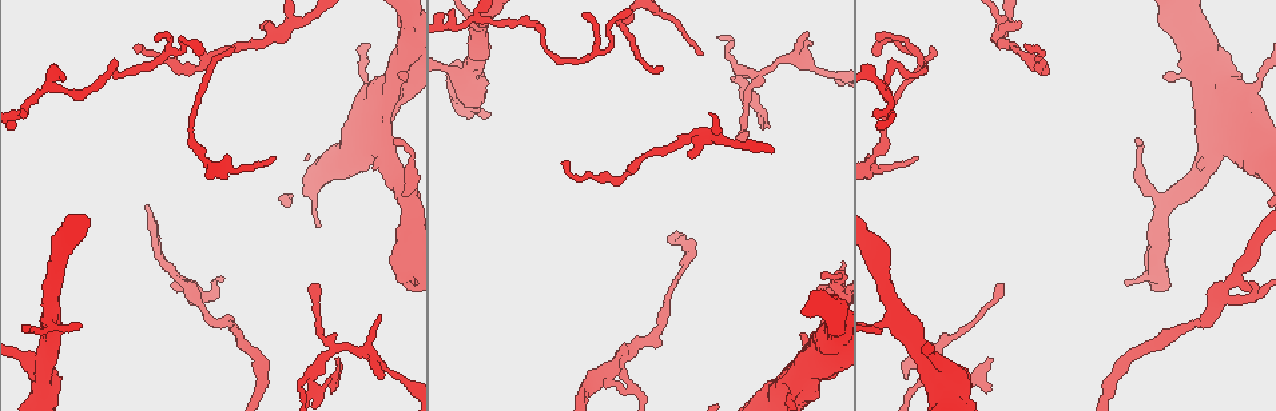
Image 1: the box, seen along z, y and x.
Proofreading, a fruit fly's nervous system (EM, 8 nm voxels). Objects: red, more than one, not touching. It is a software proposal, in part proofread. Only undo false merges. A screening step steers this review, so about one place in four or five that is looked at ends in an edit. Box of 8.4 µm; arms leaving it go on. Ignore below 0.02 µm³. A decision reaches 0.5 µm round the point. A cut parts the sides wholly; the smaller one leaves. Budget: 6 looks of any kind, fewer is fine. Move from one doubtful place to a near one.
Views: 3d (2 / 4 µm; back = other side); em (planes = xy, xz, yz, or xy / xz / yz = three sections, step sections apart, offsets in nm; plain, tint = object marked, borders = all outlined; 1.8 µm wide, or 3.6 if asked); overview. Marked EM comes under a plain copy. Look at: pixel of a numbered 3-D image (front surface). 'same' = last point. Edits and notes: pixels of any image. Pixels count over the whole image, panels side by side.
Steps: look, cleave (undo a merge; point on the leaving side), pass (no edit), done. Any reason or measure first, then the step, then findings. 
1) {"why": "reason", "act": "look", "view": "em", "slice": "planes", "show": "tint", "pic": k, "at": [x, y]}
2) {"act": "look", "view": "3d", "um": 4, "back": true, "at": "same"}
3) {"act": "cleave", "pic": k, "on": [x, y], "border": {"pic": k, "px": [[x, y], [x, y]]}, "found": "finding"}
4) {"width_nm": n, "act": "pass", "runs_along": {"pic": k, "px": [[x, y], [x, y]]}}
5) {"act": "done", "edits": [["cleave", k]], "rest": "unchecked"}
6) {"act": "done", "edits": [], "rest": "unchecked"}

{"why": "sudden change in width", "act": "look", "view": "3d", "um": 4, "pic": 1, "at": [35, 391]}

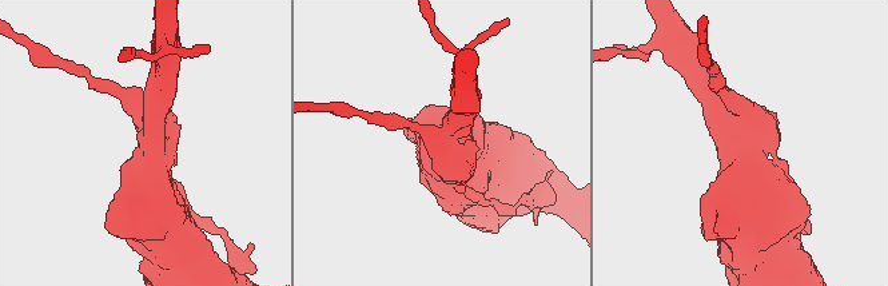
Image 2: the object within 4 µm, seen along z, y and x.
{"why": "now the EM", "act": "look", "view": "em", "um": 3.6, "slice": "xz", "step": 8, "show": "tint", "pic": 2, "at": [145, 147]}

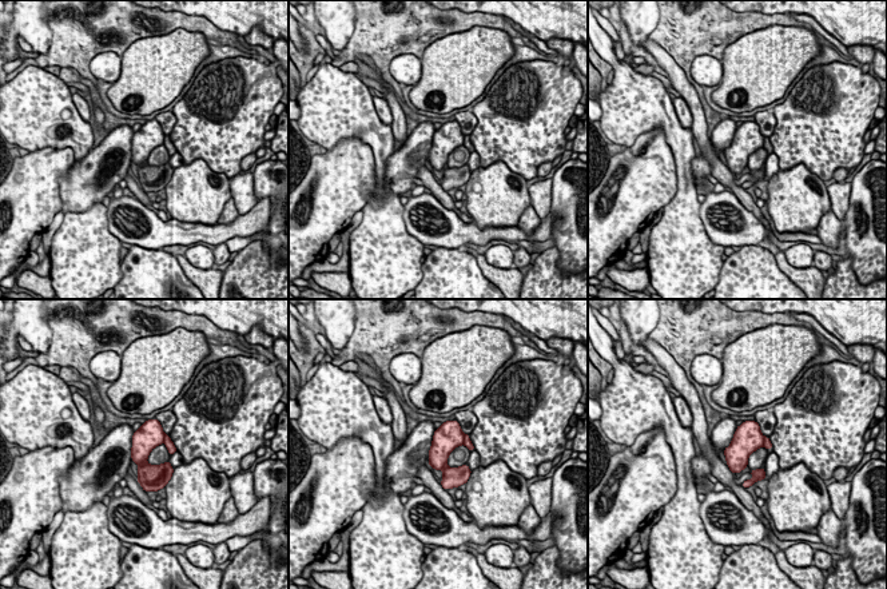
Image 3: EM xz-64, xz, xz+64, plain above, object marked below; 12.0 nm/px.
{"why": "cut it another way", "act": "look", "view": "em", "um": 3.6, "slice": "planes", "show": "tint", "at": "same"}

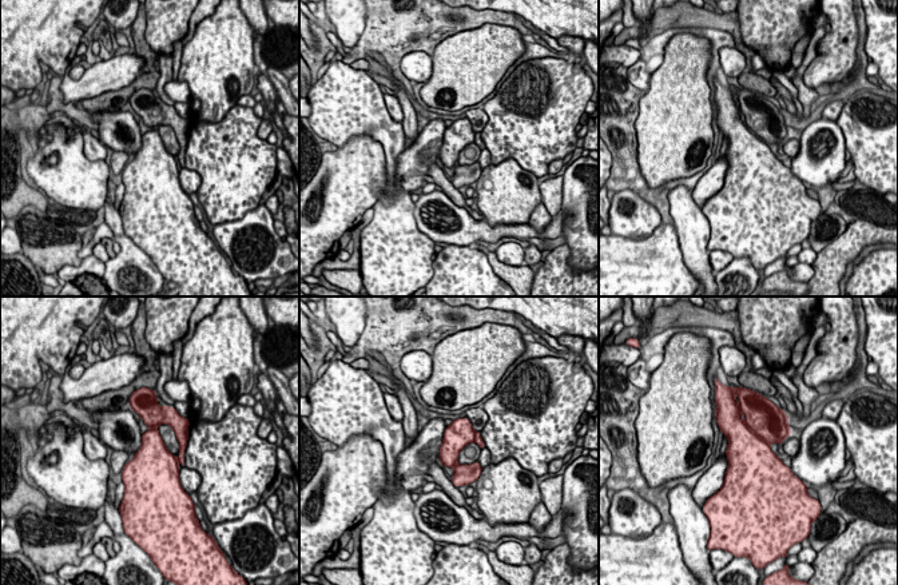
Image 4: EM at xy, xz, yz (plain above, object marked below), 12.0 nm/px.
{"act": "cleave", "pic": 4, "on": [769, 422], "found": "a second neuron is stuck on"}

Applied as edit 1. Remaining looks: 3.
{"why": "redraw", "act": "look", "view": "overview"}

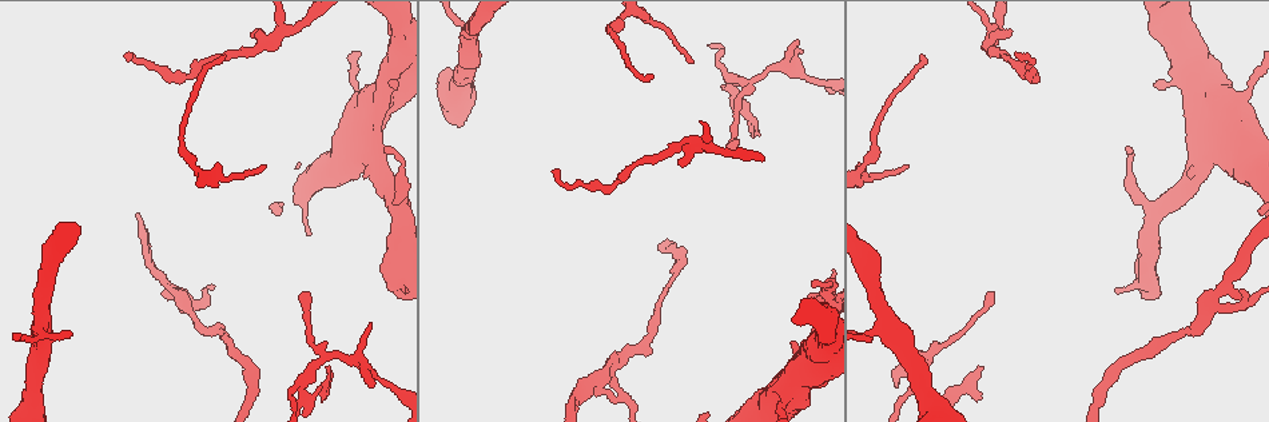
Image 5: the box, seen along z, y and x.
{"why": "three-way junction", "act": "look", "view": "em", "slice": "planes", "show": "tint", "pic": 5, "at": [1209, 306]}

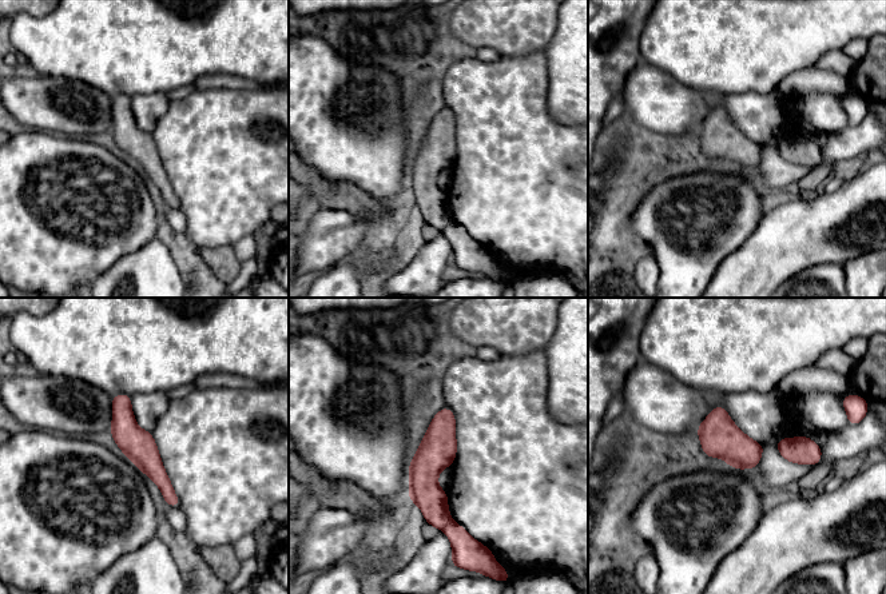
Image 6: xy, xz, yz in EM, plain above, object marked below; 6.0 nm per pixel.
{"act": "cleave", "pic": 6, "on": [425, 493], "border": {"pic": 6, "px": [[453, 522], [445, 530]]}, "found": "two neurons meet here"}

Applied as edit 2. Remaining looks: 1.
{"act": "done", "edits": [["cleave", 4], ["cleave", 6]], "rest": "unchecked"}

